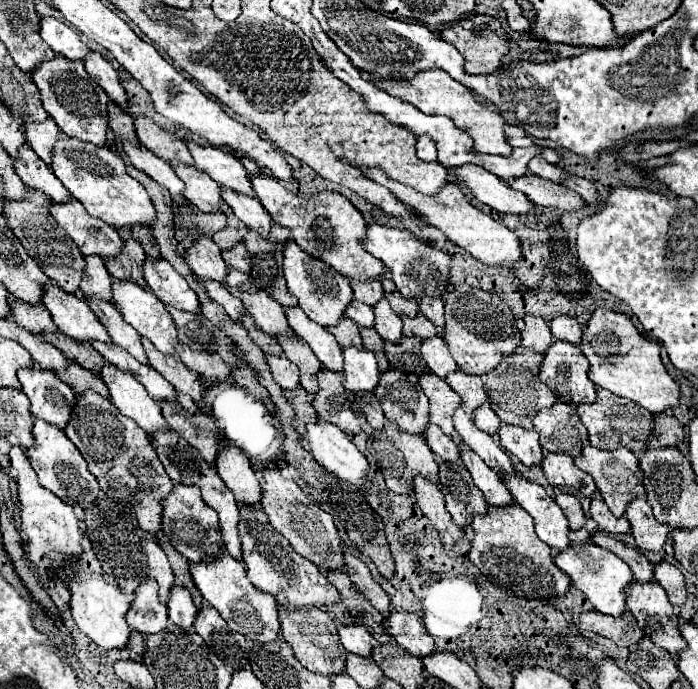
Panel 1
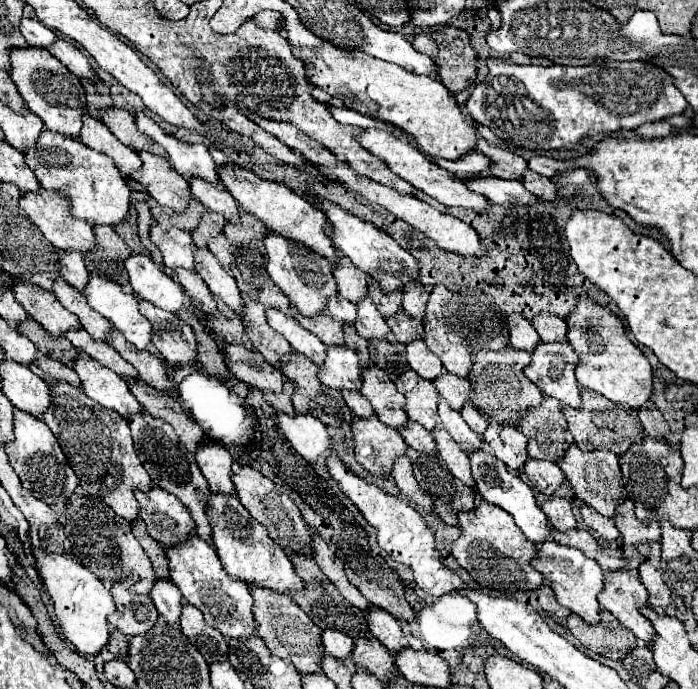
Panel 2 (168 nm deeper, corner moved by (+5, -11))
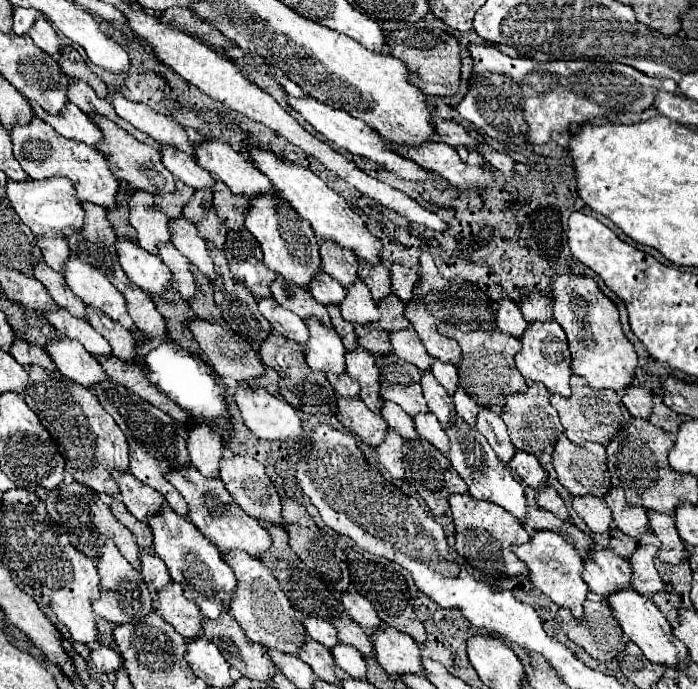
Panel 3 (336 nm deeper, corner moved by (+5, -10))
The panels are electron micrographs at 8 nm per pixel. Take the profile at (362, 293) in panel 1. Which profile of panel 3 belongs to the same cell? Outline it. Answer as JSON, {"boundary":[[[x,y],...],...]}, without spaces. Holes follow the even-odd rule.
{"boundary":[[[330,240],[320,242],[320,252],[322,252],[324,272],[330,274],[334,280],[338,280],[344,288],[350,288],[354,284],[354,280],[358,278],[358,274],[356,274],[358,258],[350,250],[346,250]]]}

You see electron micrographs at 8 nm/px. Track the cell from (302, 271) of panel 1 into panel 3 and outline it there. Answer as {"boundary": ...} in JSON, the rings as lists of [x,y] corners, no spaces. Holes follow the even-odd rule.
{"boundary":[[[272,196],[254,198],[246,212],[246,228],[254,234],[254,238],[260,244],[264,252],[266,268],[282,276],[286,282],[300,286],[300,288],[308,288],[316,272],[322,270],[320,244],[316,240],[316,234],[310,222],[300,218],[298,212],[286,200],[280,202]]]}

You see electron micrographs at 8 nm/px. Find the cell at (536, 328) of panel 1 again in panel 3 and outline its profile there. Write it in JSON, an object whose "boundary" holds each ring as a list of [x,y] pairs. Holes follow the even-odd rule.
{"boundary":[[[502,298],[502,302],[498,302],[498,314],[496,314],[496,326],[504,332],[510,334],[514,338],[522,338],[528,322],[522,318],[522,312],[518,308],[518,304],[510,298]]]}

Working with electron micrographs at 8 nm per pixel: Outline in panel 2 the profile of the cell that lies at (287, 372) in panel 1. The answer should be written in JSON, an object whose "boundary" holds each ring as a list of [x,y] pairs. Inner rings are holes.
{"boundary":[[[224,343],[224,365],[242,383],[258,387],[260,391],[282,391],[282,373],[266,363],[258,351],[250,351],[242,345]]]}

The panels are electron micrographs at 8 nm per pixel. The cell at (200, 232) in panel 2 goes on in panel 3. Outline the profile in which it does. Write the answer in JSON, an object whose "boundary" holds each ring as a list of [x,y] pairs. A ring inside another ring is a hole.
{"boundary":[[[198,190],[194,198],[186,204],[184,218],[190,220],[192,224],[200,224],[204,214],[212,208],[212,192],[210,190]]]}

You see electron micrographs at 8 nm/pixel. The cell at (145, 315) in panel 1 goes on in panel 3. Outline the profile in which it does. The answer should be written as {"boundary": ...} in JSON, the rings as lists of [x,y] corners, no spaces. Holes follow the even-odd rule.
{"boundary":[[[74,254],[70,256],[70,262],[66,262],[64,278],[70,290],[84,304],[92,308],[100,308],[112,320],[118,320],[122,314],[128,312],[126,298],[112,286],[112,282],[108,282],[108,278],[98,268],[84,264]]]}

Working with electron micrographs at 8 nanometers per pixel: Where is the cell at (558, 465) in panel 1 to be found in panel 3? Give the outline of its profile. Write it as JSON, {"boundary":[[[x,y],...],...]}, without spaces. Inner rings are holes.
{"boundary":[[[516,452],[514,458],[510,460],[510,468],[534,490],[544,490],[546,488],[546,472],[540,464],[540,460],[534,454],[528,452]]]}

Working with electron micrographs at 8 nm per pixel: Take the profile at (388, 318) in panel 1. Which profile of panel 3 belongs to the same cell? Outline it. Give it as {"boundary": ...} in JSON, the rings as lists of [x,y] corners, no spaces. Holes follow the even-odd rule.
{"boundary":[[[356,280],[354,286],[346,290],[346,302],[342,302],[340,312],[342,312],[342,318],[352,324],[372,324],[372,322],[378,322],[380,318],[370,290],[360,280]]]}

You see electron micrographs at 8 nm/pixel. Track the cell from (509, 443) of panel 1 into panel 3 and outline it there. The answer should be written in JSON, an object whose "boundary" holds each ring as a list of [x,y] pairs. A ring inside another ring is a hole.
{"boundary":[[[482,408],[476,420],[476,430],[490,442],[490,446],[494,448],[494,452],[504,464],[512,460],[512,456],[516,454],[516,448],[508,436],[508,428],[504,420],[496,412]]]}

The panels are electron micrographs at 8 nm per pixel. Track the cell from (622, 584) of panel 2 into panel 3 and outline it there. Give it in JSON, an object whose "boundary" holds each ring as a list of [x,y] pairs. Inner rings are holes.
{"boundary":[[[594,548],[594,554],[586,554],[584,558],[584,582],[588,584],[590,592],[602,598],[604,604],[608,604],[612,594],[632,586],[630,562],[616,556],[612,550]]]}

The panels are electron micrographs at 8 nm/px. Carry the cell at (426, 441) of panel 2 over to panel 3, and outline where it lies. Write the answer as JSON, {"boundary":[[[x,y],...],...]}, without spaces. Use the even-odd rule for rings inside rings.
{"boundary":[[[384,402],[380,414],[388,422],[388,426],[392,430],[396,430],[402,438],[406,438],[406,440],[418,438],[418,432],[416,432],[416,426],[414,426],[412,418],[404,410],[400,410],[400,406],[394,406],[392,402]]]}

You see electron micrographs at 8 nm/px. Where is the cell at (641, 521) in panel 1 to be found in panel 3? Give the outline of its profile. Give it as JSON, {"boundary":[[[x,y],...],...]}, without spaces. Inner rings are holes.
{"boundary":[[[612,488],[606,494],[606,504],[614,514],[616,526],[630,538],[638,540],[642,534],[648,532],[648,516],[644,508],[632,508],[626,504],[624,492],[620,488]]]}

